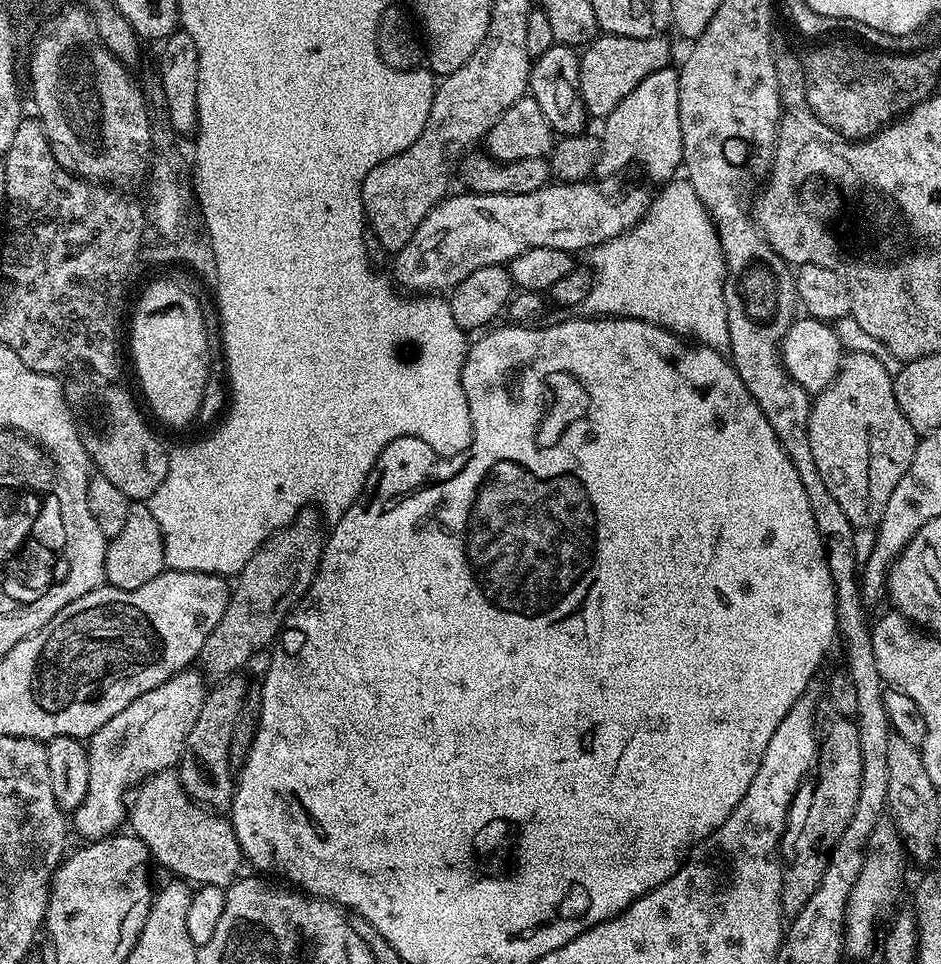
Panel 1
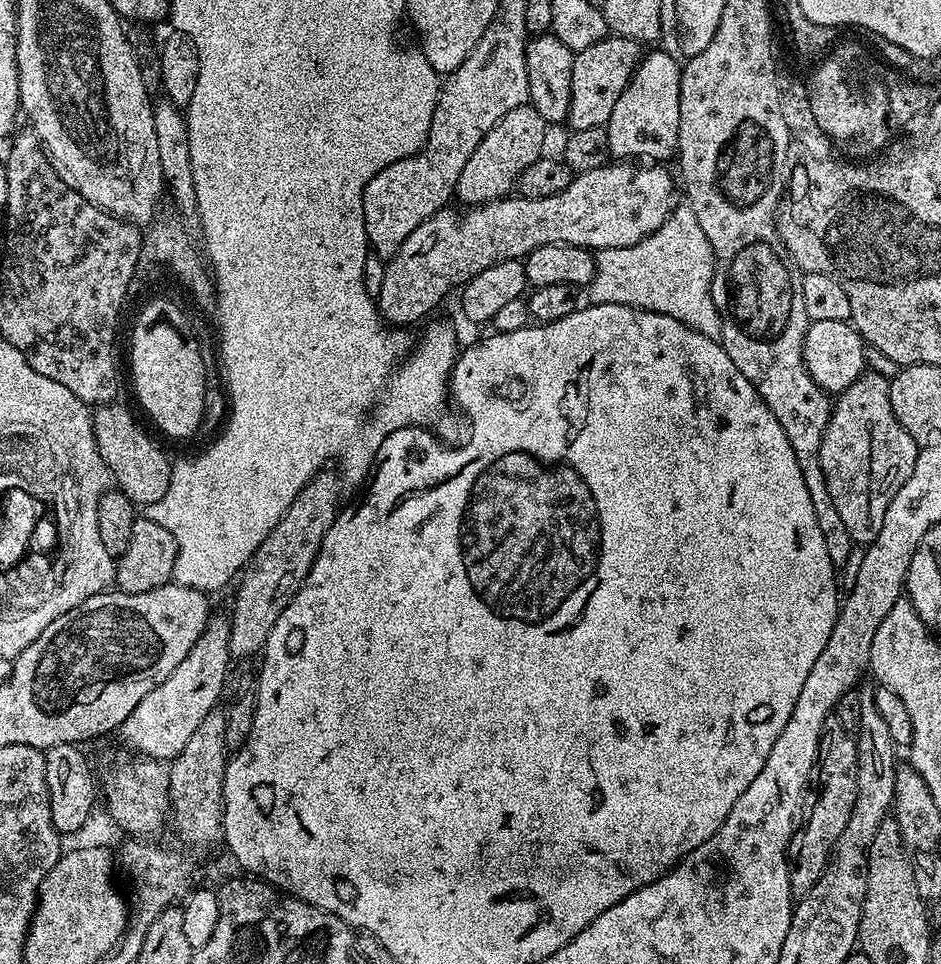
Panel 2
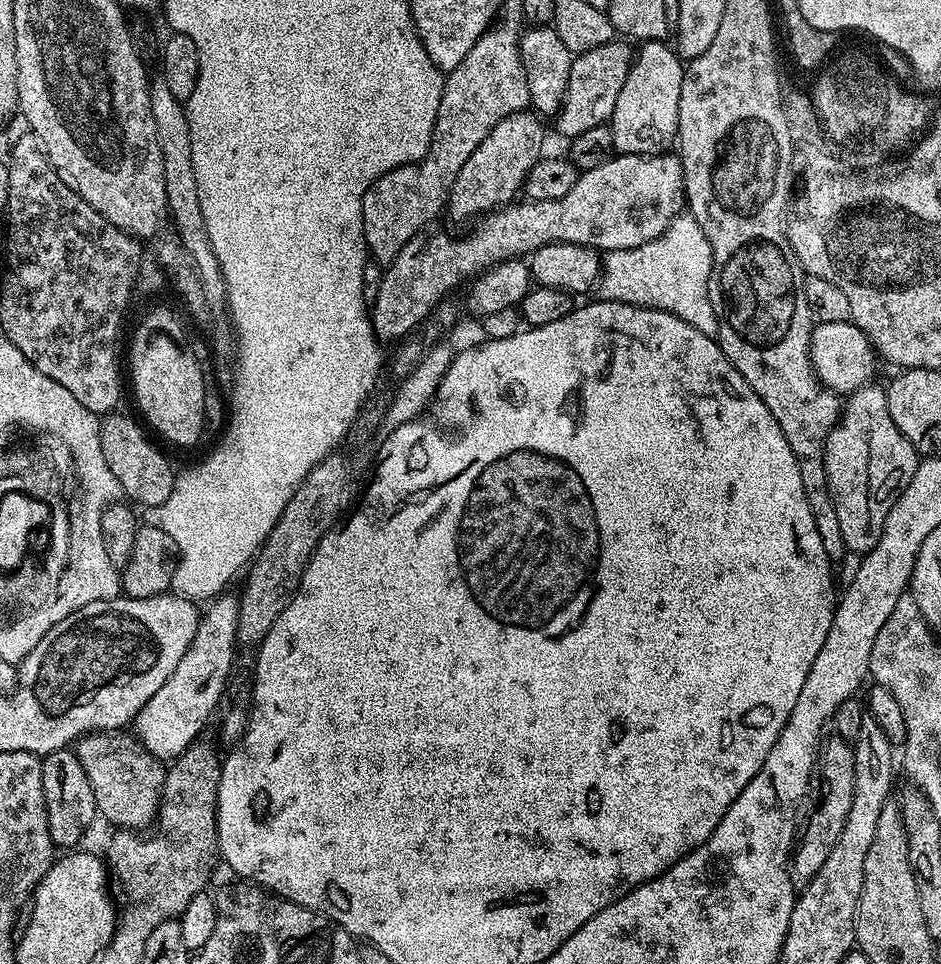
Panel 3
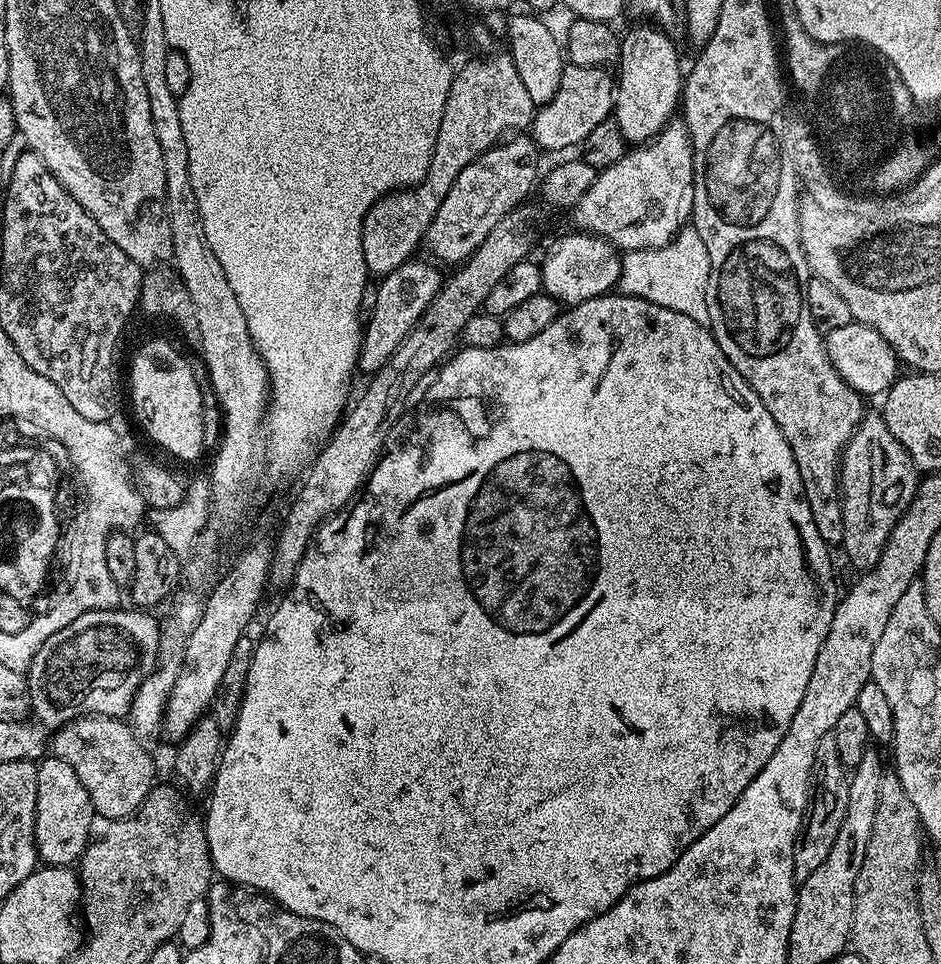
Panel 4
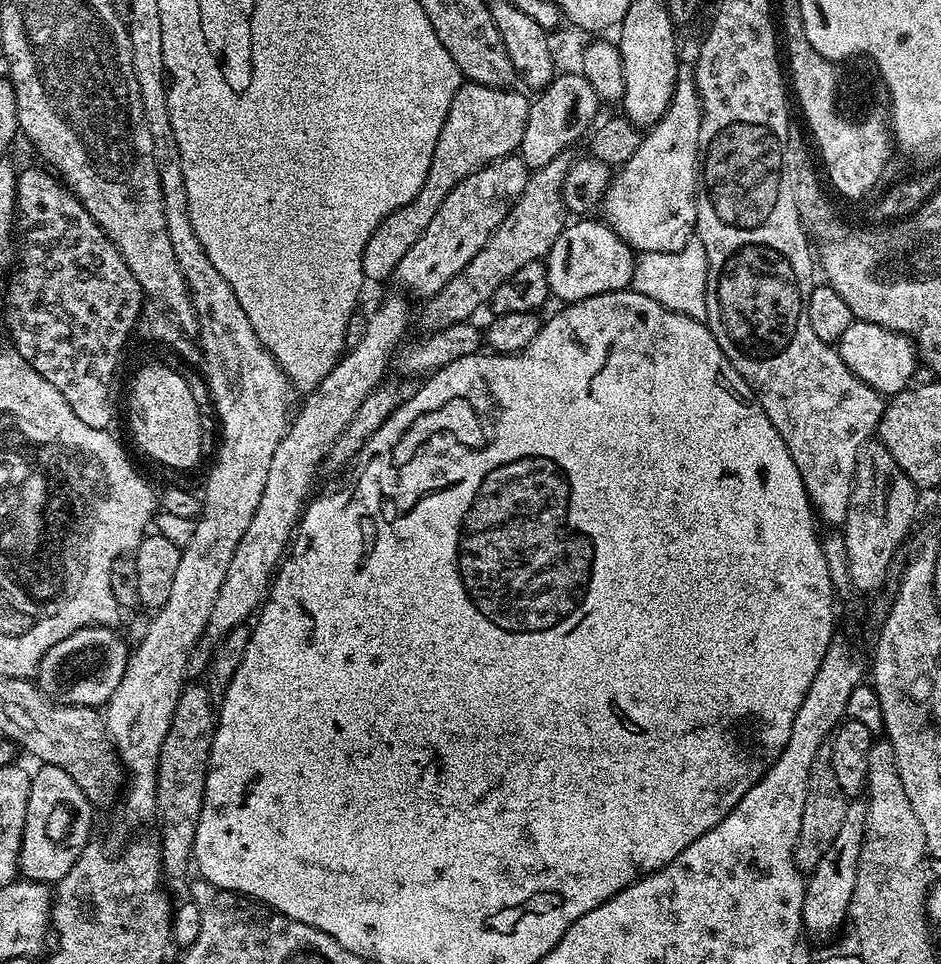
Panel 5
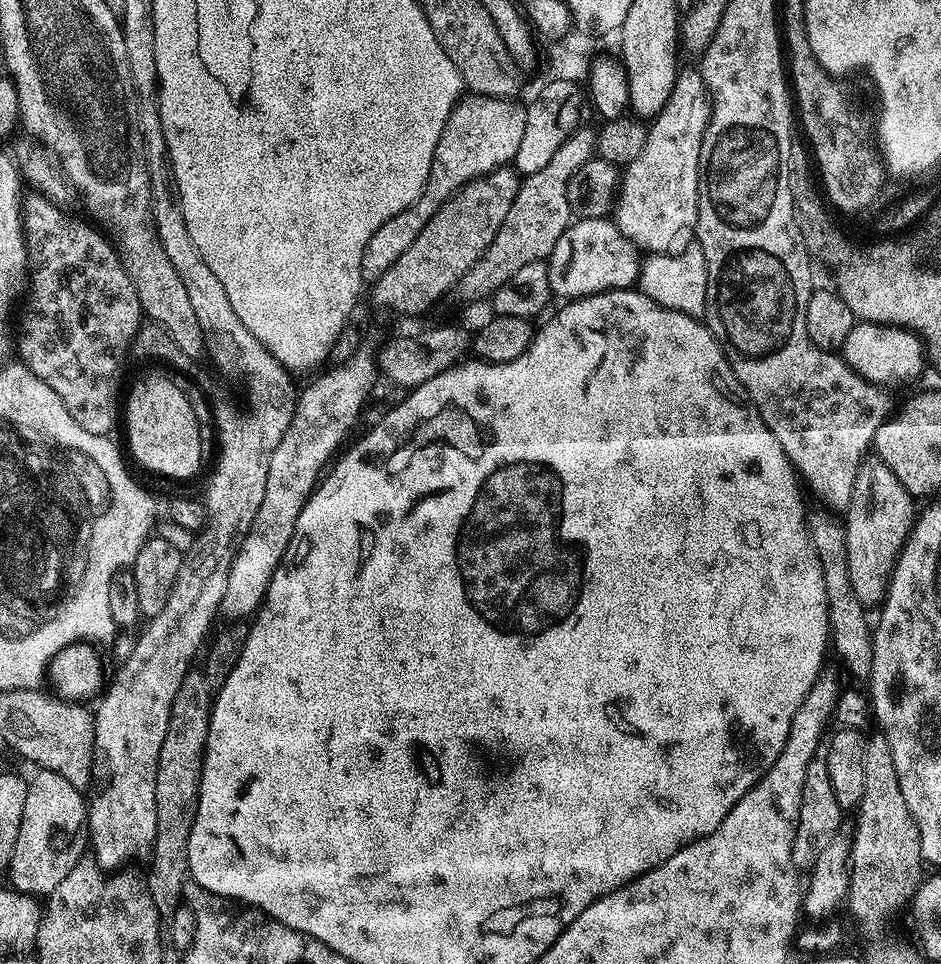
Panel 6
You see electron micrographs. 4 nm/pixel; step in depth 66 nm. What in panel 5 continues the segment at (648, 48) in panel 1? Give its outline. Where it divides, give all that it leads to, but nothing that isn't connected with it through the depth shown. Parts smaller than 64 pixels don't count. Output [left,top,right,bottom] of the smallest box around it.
[518,73,602,170]

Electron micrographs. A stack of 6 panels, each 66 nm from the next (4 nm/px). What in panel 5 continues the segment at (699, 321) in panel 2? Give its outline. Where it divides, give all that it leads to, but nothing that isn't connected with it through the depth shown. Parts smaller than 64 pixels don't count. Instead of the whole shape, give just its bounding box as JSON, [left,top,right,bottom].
[631,238,708,321]

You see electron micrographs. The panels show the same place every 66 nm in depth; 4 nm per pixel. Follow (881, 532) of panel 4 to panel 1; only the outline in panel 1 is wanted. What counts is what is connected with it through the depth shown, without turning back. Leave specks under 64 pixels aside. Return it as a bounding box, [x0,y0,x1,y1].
[808,352,918,529]

